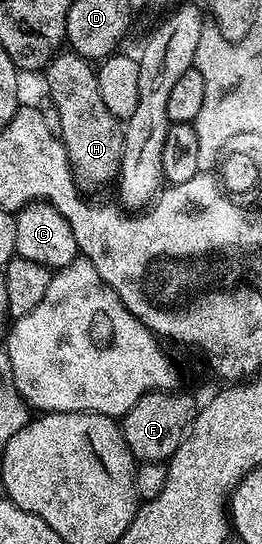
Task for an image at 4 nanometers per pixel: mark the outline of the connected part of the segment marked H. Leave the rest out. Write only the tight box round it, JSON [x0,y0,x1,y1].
[44,52,123,187]

